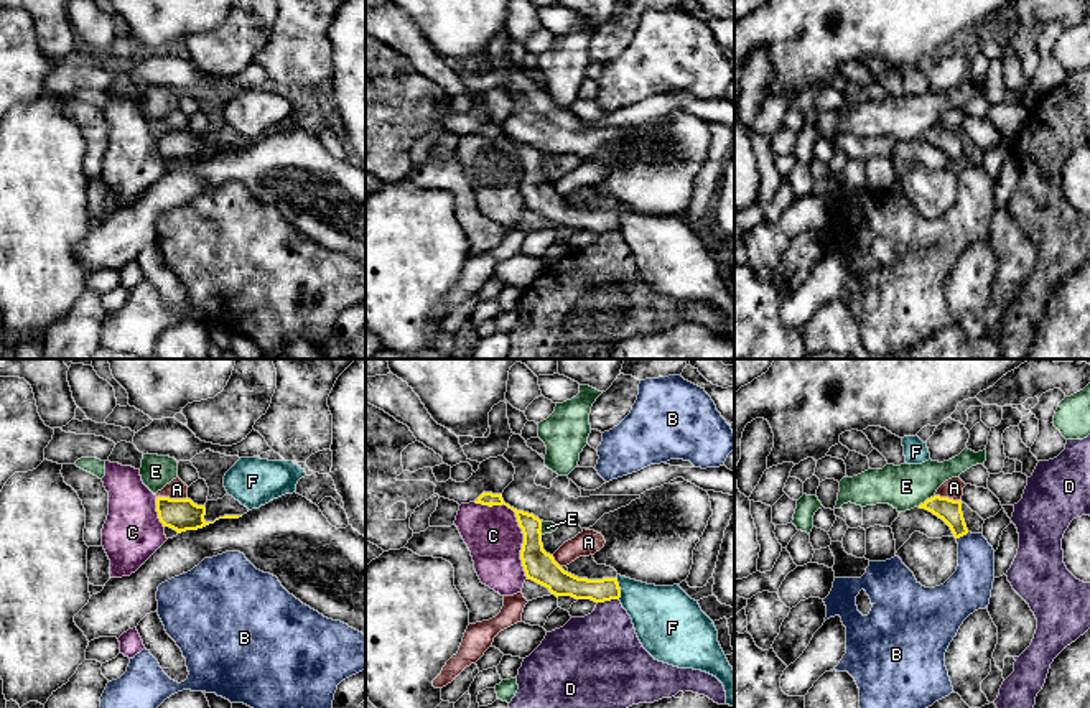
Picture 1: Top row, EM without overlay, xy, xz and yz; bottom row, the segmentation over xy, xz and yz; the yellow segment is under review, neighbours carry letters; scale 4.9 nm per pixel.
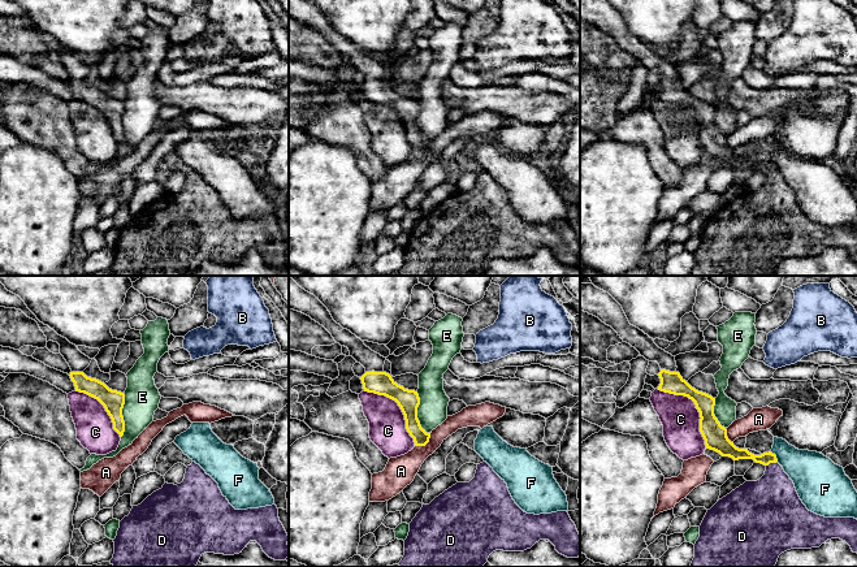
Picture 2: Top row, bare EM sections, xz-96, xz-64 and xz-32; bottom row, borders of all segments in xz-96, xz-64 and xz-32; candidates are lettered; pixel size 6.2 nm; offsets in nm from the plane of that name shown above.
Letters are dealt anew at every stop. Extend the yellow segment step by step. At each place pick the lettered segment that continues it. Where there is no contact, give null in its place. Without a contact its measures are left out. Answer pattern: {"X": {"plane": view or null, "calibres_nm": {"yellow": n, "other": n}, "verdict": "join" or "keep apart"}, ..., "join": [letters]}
{"A": {"plane": "xy", "calibres_nm": {"yellow": 160, "other": 100}, "verdict": "keep apart"}, "B": {"plane": "yz", "calibres_nm": {"yellow": 110, "other": 200}, "verdict": "keep apart"}, "C": {"plane": "xz", "calibres_nm": {"yellow": 160, "other": 280}, "verdict": "keep apart"}, "D": {"plane": "xz", "calibres_nm": {"yellow": 130, "other": 360}, "verdict": "keep apart"}, "E": {"plane": "yz", "calibres_nm": {"yellow": 110, "other": 220}, "verdict": "keep apart"}, "F": {"plane": "xz", "calibres_nm": {"yellow": 110, "other": 300}, "verdict": "keep apart"}, "join": []}

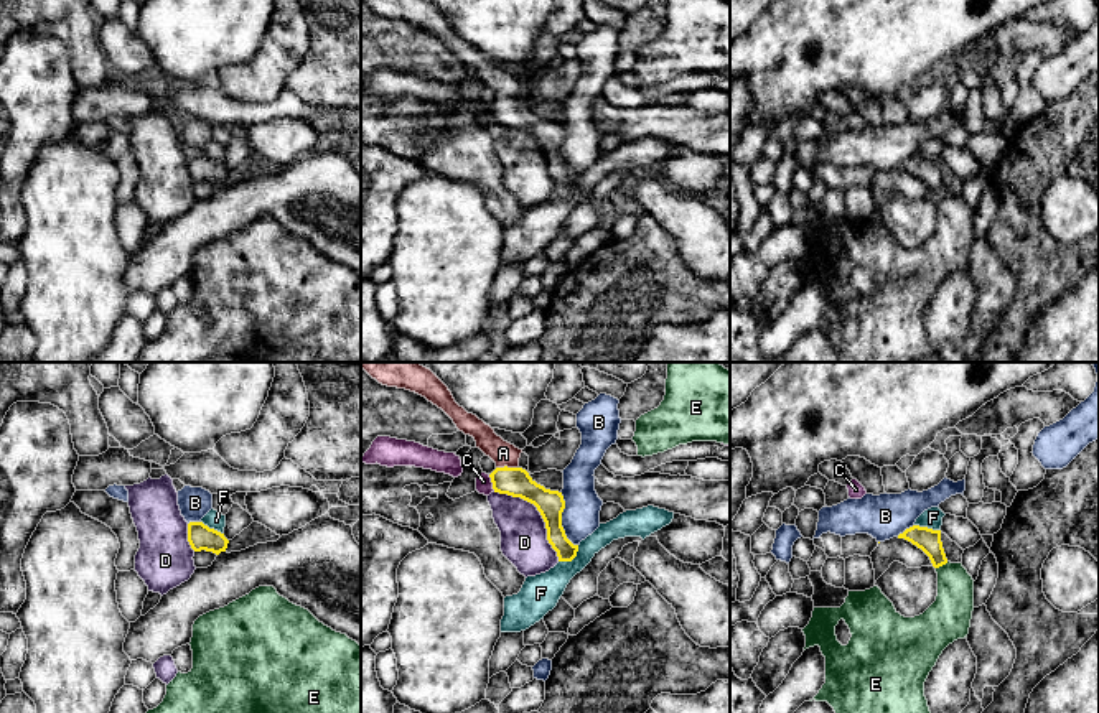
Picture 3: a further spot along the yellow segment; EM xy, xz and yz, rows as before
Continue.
{"A": {"plane": "xz", "calibres_nm": {"yellow": 140, "other": 120}, "verdict": "join"}, "B": {"plane": "xz", "calibres_nm": {"yellow": 140, "other": 190}, "verdict": "keep apart"}, "C": {"plane": "xz", "calibres_nm": {"yellow": 140, "other": 80}, "verdict": "keep apart"}, "D": {"plane": "xz", "calibres_nm": {"yellow": 140, "other": 220}, "verdict": "keep apart"}, "E": {"plane": "yz", "calibres_nm": {"yellow": 110, "other": 200}, "verdict": "keep apart"}, "F": {"plane": "xz", "calibres_nm": {"yellow": 100, "other": 190}, "verdict": "keep apart"}, "join": ["A"]}

